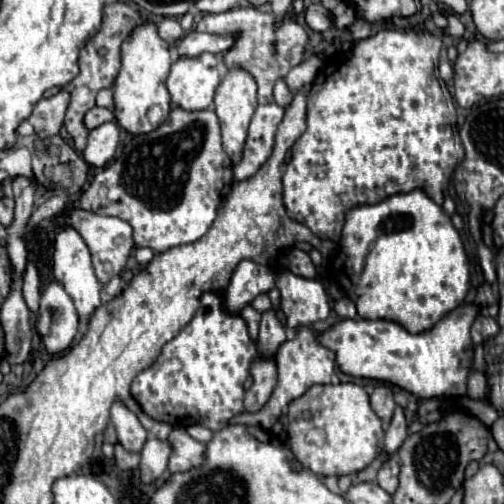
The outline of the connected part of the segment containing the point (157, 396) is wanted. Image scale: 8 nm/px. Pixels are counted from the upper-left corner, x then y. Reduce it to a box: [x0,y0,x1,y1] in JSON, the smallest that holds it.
[130,293,258,431]

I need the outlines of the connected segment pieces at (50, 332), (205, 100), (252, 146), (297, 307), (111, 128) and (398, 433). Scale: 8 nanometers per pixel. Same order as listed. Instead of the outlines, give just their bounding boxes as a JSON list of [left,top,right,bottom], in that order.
[[34,281,78,355],[166,53,218,111],[234,103,284,181],[276,271,330,327],[82,123,118,167],[382,407,408,457]]

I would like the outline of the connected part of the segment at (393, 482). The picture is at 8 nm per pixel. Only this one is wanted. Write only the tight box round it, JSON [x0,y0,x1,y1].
[378,459,400,495]

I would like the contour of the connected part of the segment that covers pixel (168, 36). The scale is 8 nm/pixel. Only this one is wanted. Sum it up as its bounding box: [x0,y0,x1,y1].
[158,17,184,43]

